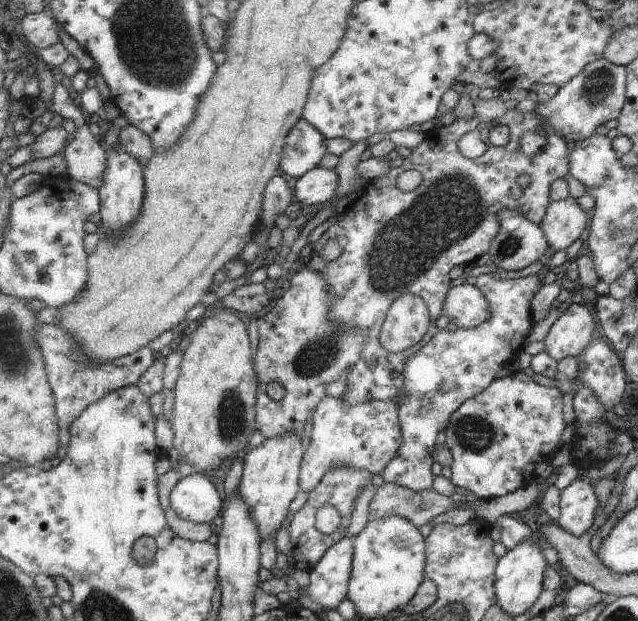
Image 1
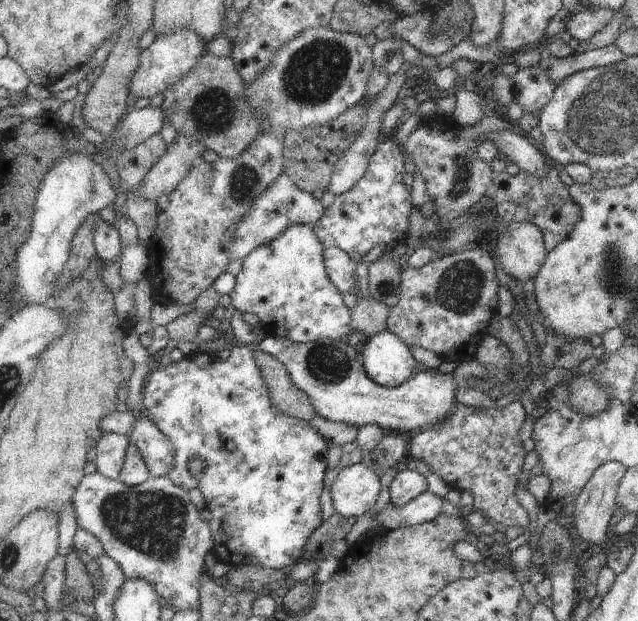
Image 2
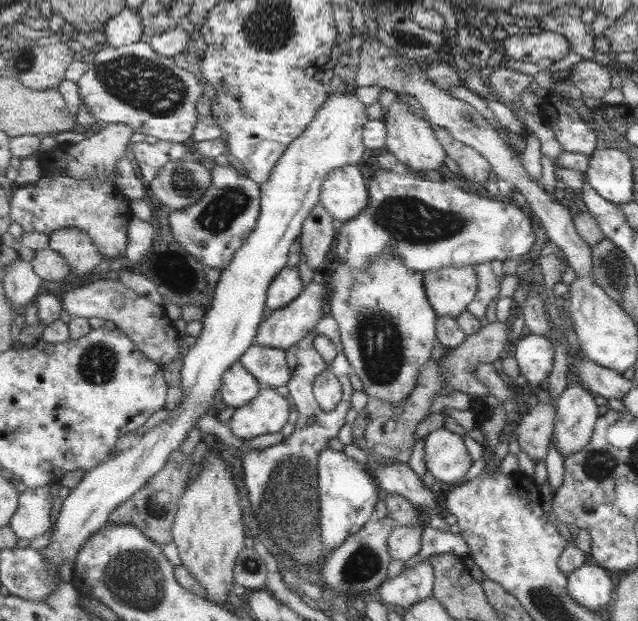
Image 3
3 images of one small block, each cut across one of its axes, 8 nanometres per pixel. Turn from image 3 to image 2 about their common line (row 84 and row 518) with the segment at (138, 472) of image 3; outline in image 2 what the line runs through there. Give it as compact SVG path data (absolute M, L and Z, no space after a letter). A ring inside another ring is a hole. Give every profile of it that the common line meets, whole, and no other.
M359 462L342 469L331 486L331 499L335 508L335 516L343 516L349 520L369 513L378 503L379 495L384 489L381 488L381 480L379 477L380 474L374 465L367 468L365 464Z

